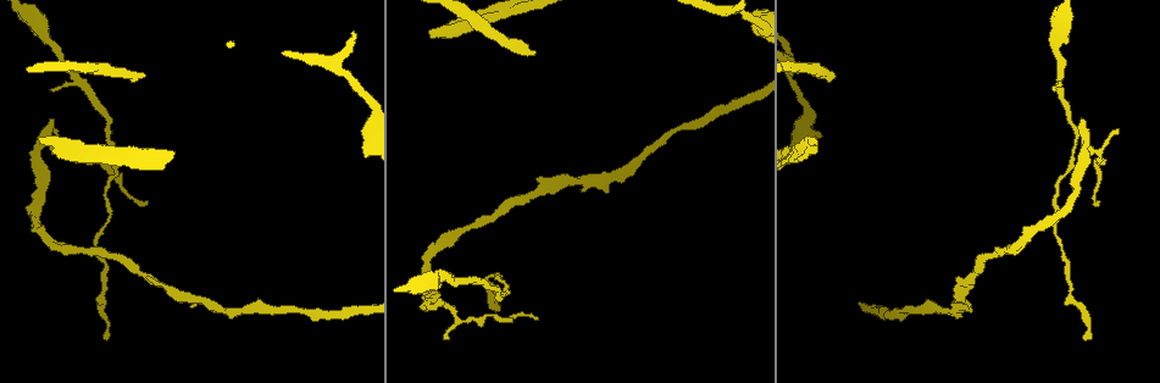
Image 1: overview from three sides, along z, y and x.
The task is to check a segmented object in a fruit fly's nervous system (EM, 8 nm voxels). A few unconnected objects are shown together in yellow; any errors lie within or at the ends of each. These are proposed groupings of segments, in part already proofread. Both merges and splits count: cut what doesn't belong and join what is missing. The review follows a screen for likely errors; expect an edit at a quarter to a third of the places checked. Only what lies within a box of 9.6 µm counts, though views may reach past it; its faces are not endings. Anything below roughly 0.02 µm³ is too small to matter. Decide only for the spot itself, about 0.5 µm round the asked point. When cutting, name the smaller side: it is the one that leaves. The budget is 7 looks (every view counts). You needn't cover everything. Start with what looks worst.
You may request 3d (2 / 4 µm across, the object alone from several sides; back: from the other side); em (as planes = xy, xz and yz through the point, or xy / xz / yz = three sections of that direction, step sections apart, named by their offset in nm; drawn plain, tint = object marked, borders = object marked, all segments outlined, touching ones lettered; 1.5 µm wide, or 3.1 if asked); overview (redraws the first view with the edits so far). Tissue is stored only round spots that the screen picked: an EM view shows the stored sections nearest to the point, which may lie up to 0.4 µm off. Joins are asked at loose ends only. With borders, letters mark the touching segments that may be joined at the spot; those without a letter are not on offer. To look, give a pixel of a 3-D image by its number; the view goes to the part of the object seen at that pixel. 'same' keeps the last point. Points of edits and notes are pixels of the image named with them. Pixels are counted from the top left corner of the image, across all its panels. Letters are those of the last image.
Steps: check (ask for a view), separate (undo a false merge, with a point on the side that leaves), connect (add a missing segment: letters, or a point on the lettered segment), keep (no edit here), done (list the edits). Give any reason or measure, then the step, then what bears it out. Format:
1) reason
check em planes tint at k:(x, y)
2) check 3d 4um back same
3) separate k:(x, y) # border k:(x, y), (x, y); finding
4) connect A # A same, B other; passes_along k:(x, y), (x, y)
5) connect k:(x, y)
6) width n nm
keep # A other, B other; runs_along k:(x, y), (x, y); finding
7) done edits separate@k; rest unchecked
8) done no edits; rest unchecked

branch stops here
check em planes tint at 1:(813, 137)

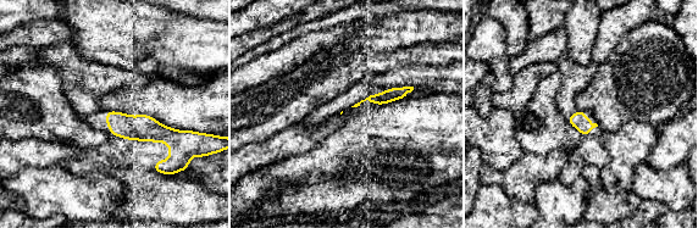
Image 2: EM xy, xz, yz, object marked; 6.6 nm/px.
check em planes borders same

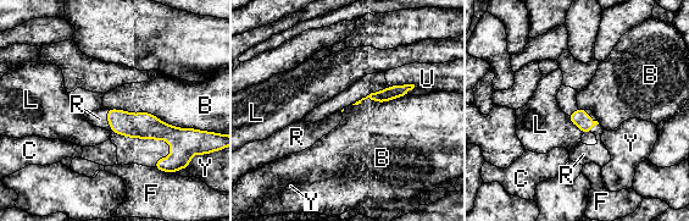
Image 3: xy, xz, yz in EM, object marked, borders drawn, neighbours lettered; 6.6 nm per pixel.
longest_contact B 600 nm
connect R # B other, C other, F other, L other, R same, U other, Y other; it goes on there

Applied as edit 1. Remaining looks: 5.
branch stops here
check em planes plain at 1:(834, 78)

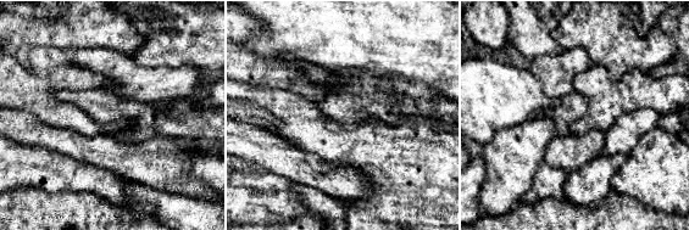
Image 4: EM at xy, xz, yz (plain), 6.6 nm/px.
check em planes borders same

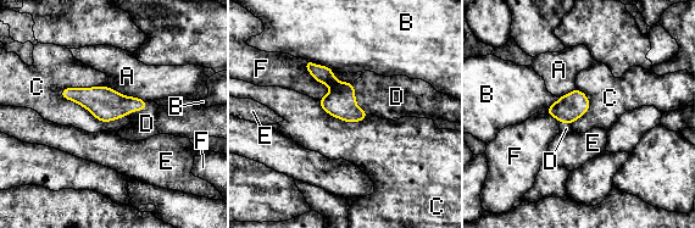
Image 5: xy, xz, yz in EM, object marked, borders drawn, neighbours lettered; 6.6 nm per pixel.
longest_contact C 460 nm
connect D # A other, B other, C other, D same, E other, F other; passes_along 5:(340, 103), (355, 100), (388, 98); it goes on there

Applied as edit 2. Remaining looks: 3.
see it whole again
check overview

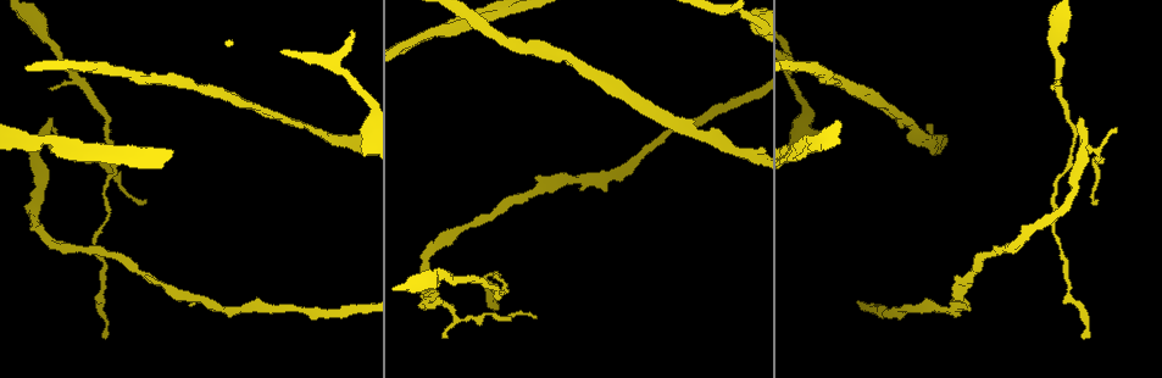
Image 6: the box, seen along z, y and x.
tapers out
check em planes borders at 6:(1081, 337)

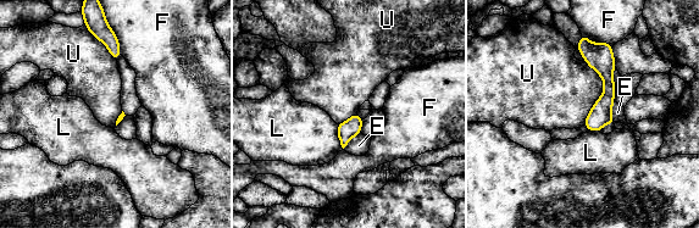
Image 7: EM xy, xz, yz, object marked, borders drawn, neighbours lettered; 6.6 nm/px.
keep # E other, F other, L other, U other; no lettered segment goes on from it

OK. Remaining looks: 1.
done edits connect@3, connect@5; rest unchecked

